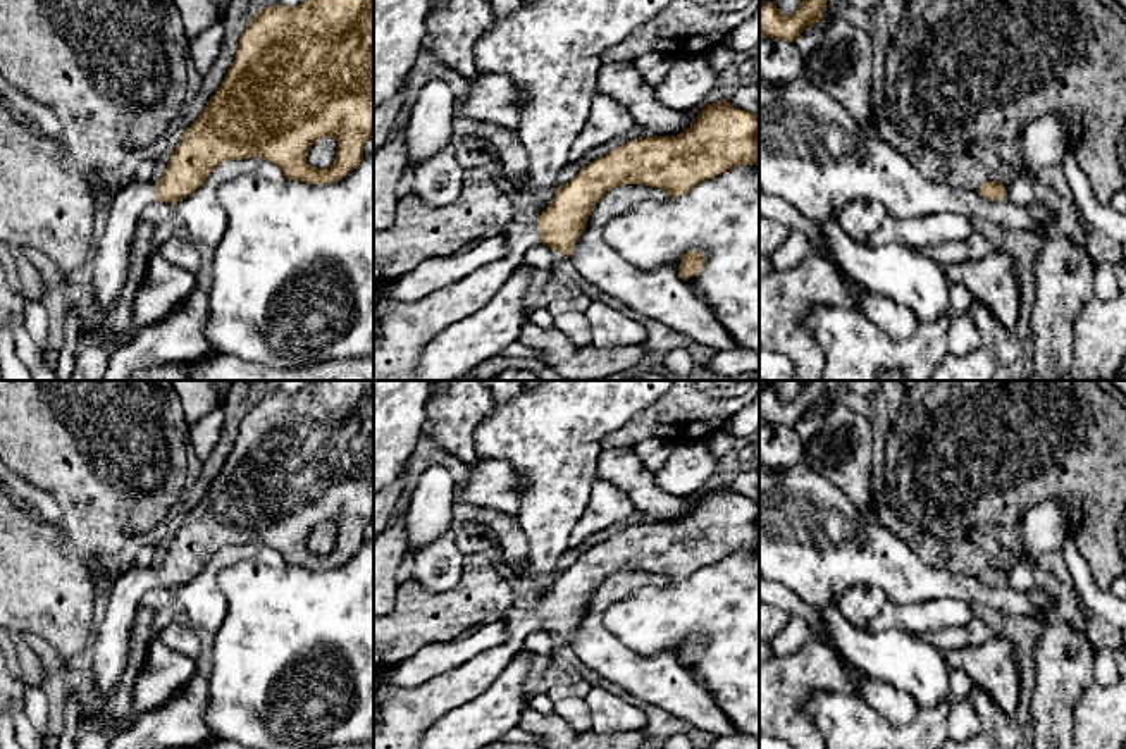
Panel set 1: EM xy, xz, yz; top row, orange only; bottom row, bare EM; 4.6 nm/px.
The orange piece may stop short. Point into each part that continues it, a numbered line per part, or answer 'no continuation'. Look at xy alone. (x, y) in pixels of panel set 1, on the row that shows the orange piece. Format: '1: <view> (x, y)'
1: xy (112, 253)

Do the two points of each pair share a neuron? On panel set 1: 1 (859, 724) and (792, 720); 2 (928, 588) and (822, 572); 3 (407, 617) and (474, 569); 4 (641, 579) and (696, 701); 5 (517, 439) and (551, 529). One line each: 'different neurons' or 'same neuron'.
1: different neurons
2: same neuron
3: same neuron
4: same neuron
5: same neuron

